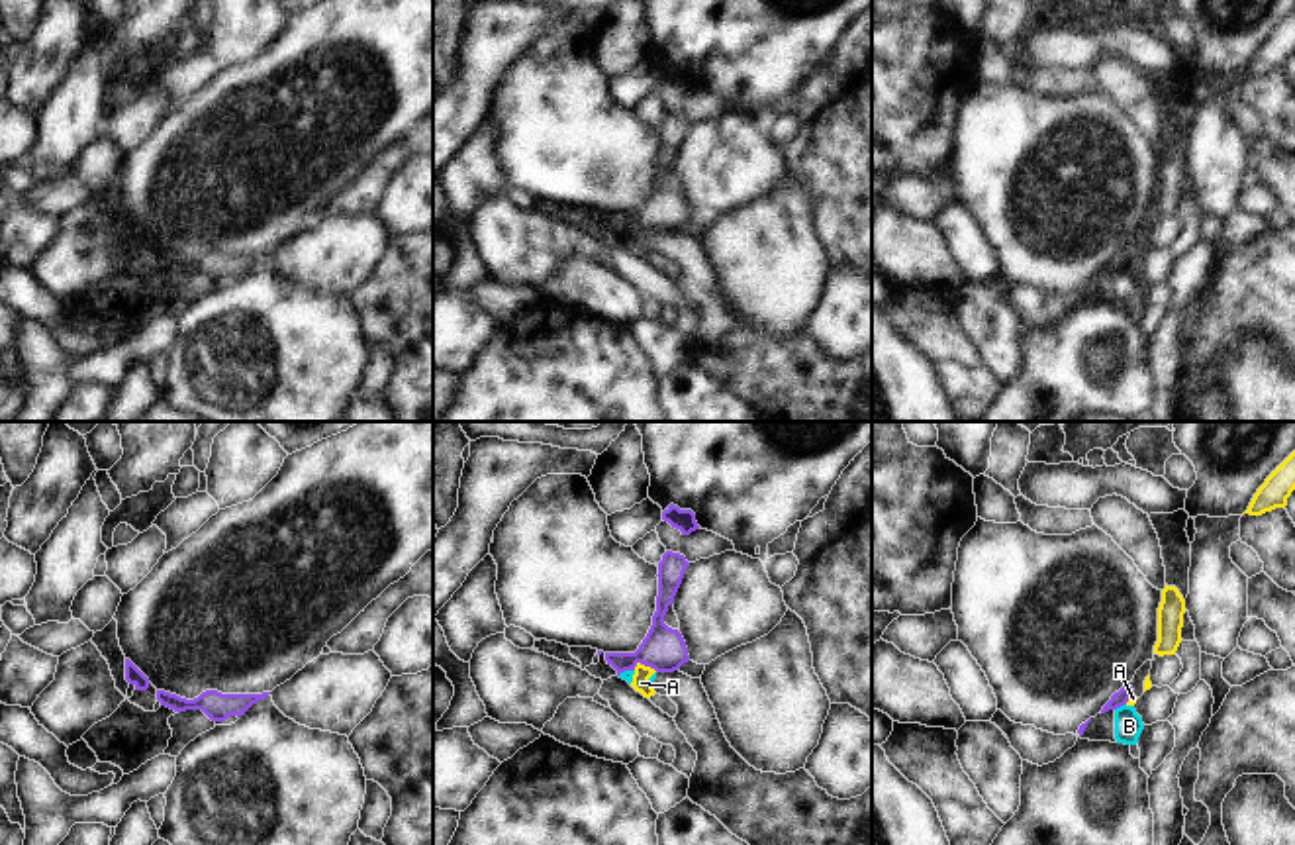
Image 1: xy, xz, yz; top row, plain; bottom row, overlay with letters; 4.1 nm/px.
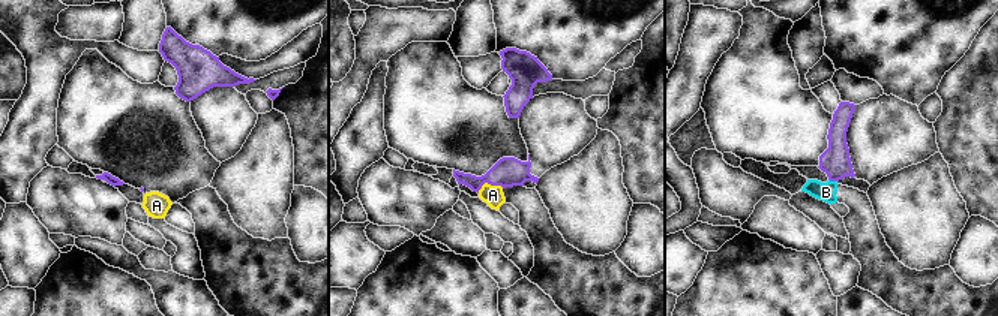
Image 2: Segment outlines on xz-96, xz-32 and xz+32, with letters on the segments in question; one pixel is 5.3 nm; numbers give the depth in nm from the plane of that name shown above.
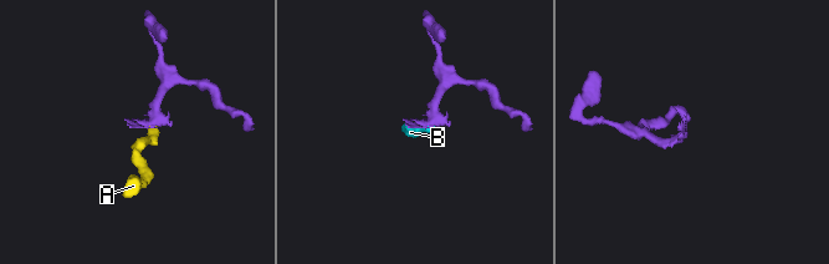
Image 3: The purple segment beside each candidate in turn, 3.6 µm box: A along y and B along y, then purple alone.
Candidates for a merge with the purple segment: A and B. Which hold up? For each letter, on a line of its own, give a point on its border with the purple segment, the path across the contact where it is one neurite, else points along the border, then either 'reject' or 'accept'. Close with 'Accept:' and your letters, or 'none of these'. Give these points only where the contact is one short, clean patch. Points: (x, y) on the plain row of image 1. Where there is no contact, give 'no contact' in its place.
A: meets purple in xz at (645, 226); runs through xz (663, 210), (645, 226), (641, 244); accept
B: meets purple in yz at (1119, 267); border along yz (1125, 263), (1115, 271); reject
Accept: A

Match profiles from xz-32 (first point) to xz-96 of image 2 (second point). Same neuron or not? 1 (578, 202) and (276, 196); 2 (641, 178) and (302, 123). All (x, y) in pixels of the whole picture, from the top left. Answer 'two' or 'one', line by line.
1: one
2: one

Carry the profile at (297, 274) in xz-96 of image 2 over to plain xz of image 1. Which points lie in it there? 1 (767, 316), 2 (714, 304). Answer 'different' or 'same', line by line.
1: different
2: same

